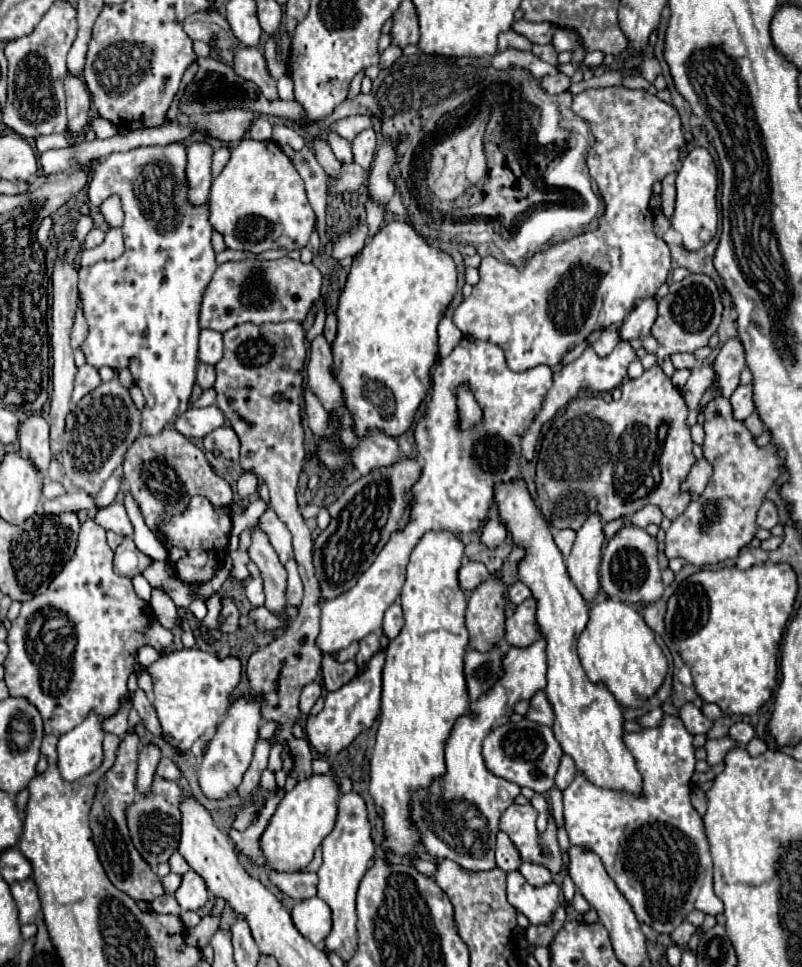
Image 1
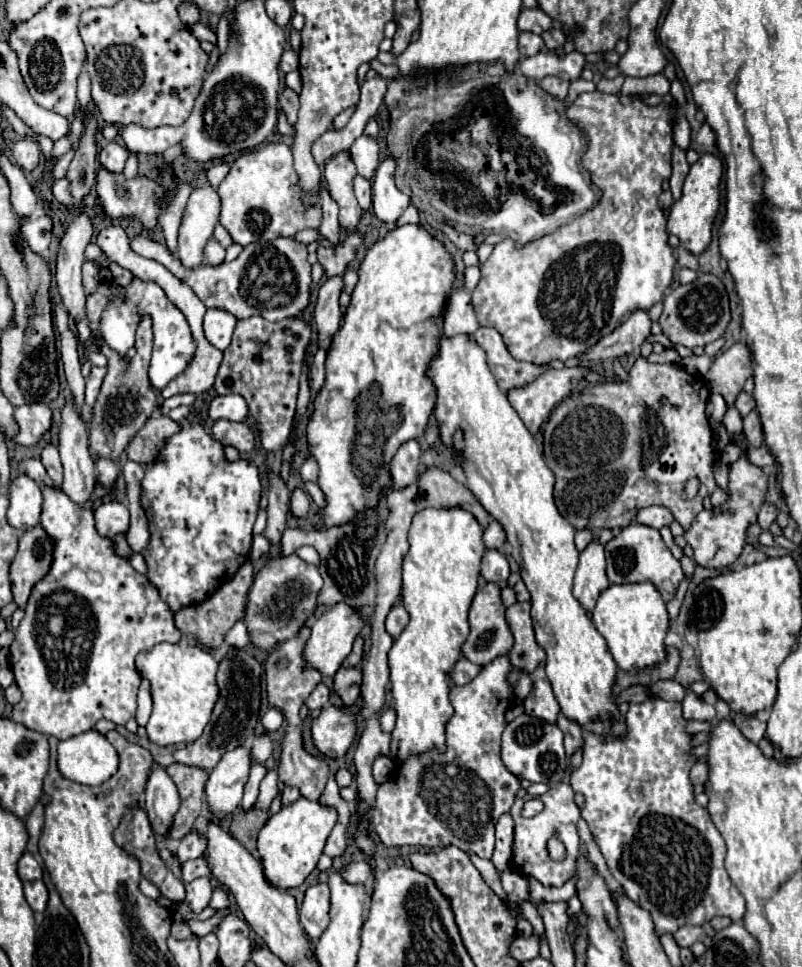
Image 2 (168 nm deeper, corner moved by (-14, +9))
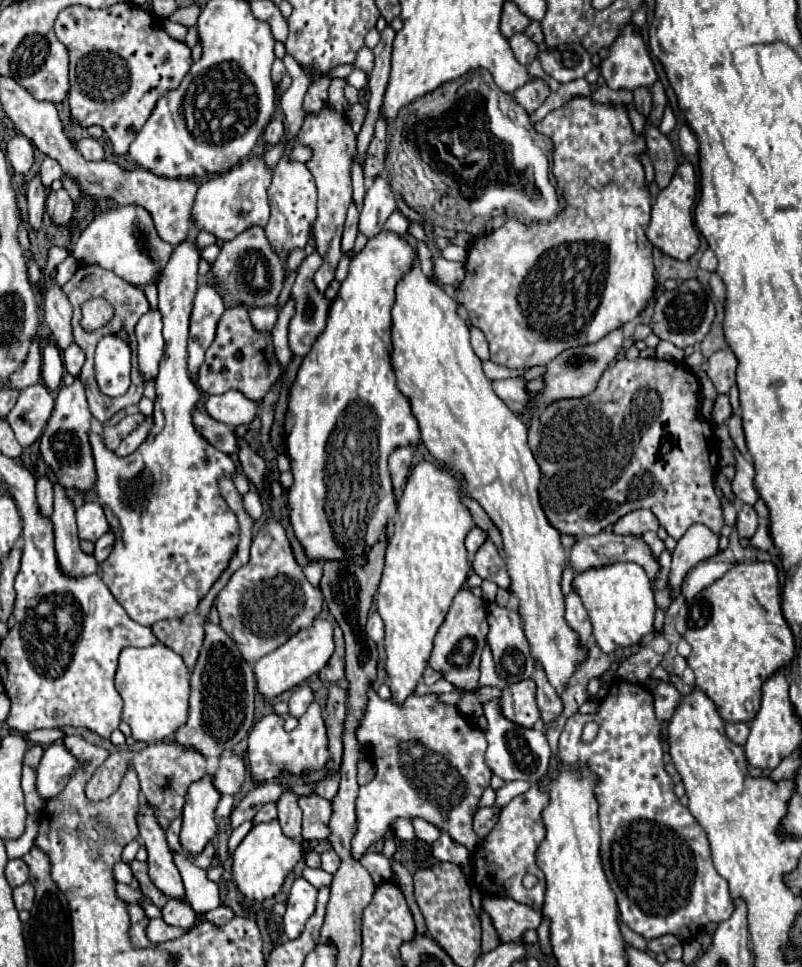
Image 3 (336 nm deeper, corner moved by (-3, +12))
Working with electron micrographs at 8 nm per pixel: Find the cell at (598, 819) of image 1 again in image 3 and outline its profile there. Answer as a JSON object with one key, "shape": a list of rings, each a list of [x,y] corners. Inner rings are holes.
{"shape":[[[616,682],[610,686],[606,698],[602,698],[598,710],[594,714],[574,714],[568,718],[564,730],[562,730],[562,736],[560,736],[560,748],[558,748],[558,758],[562,762],[568,762],[568,764],[574,764],[574,766],[588,766],[592,768],[592,772],[596,776],[600,776],[600,782],[596,786],[596,798],[600,802],[600,810],[598,810],[598,816],[600,816],[600,836],[602,836],[602,864],[604,864],[604,872],[606,872],[606,878],[612,886],[612,890],[616,892],[616,898],[618,898],[618,906],[620,906],[620,916],[624,920],[624,924],[628,924],[630,930],[634,930],[636,934],[644,936],[646,940],[652,940],[652,938],[658,938],[658,936],[664,936],[664,934],[674,934],[678,936],[682,942],[690,942],[692,938],[696,938],[700,934],[700,928],[706,926],[708,922],[724,922],[728,920],[728,916],[732,916],[732,896],[730,896],[730,890],[728,890],[728,882],[716,872],[714,864],[712,864],[712,858],[710,858],[710,844],[708,844],[708,838],[706,838],[706,832],[702,830],[702,826],[696,822],[696,818],[690,814],[688,808],[684,808],[680,804],[680,800],[676,798],[674,794],[674,782],[672,778],[668,776],[668,772],[664,770],[664,762],[662,762],[662,744],[658,740],[658,734],[660,734],[660,722],[656,720],[656,716],[652,716],[652,694],[642,686],[642,684],[630,684],[630,682]],[[586,722],[596,722],[598,724],[598,734],[594,738],[594,742],[582,742],[582,728]]]}

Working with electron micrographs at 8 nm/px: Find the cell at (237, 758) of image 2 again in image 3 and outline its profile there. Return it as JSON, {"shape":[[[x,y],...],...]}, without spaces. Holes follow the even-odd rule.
{"shape":[[[204,776],[188,790],[180,832],[180,846],[188,858],[200,854],[204,846],[214,838],[216,834],[214,808],[218,800],[220,794],[212,786],[210,776]]]}

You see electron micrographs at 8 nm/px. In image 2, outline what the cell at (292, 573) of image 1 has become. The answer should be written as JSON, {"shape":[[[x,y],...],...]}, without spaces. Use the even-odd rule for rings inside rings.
{"shape":[[[295,553],[289,557],[271,559],[253,579],[247,603],[247,629],[251,643],[263,651],[271,651],[281,641],[297,635],[301,625],[313,615],[317,607],[317,593],[323,585],[319,569],[315,565],[305,563]]]}

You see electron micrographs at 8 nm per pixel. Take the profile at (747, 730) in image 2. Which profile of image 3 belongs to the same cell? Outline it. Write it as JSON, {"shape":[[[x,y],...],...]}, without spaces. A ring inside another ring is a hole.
{"shape":[[[738,722],[738,724],[726,724],[726,734],[728,738],[738,744],[738,746],[744,746],[746,744],[746,738],[748,738],[748,724],[746,722]]]}

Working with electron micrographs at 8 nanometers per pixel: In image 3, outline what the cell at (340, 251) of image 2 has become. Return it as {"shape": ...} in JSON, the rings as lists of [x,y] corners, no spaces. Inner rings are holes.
{"shape":[[[310,254],[302,260],[300,268],[298,268],[298,274],[296,274],[296,282],[292,286],[292,300],[294,300],[294,316],[290,320],[290,326],[288,326],[288,340],[290,340],[290,350],[298,356],[306,356],[312,348],[312,344],[316,342],[316,336],[324,330],[326,326],[326,316],[328,316],[328,308],[330,308],[330,302],[318,292],[316,284],[312,282],[312,276],[314,272],[320,268],[320,256]]]}

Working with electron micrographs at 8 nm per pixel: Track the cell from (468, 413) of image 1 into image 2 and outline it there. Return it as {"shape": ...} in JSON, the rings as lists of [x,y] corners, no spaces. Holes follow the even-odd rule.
{"shape":[[[443,335],[439,353],[431,361],[427,375],[437,387],[435,415],[443,445],[451,445],[455,429],[461,427],[465,431],[461,467],[467,475],[467,485],[485,511],[503,525],[511,555],[519,563],[521,577],[531,593],[535,637],[547,653],[545,673],[553,685],[561,713],[587,733],[599,737],[611,735],[611,727],[621,719],[613,697],[619,667],[607,651],[605,639],[595,631],[587,609],[571,593],[579,559],[573,543],[575,529],[555,507],[553,473],[545,465],[543,451],[507,397],[499,391],[485,363],[483,349],[471,343],[469,335],[457,335],[453,339]]]}

